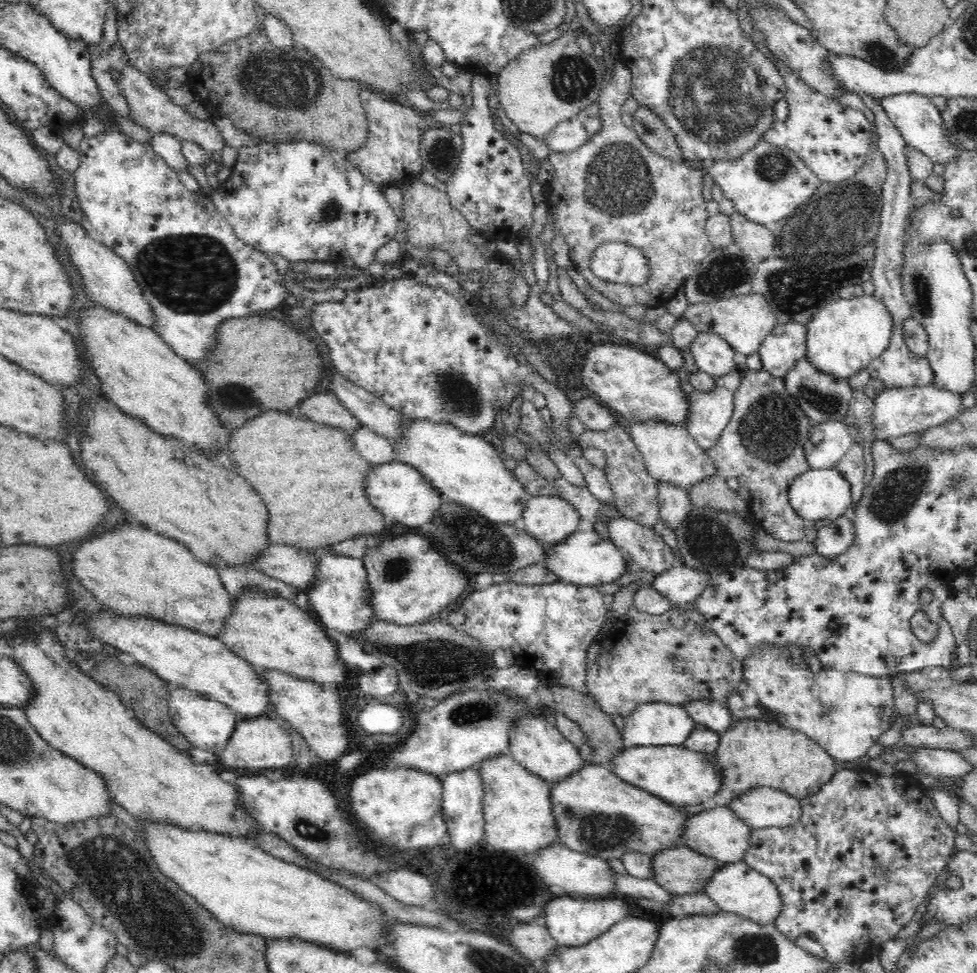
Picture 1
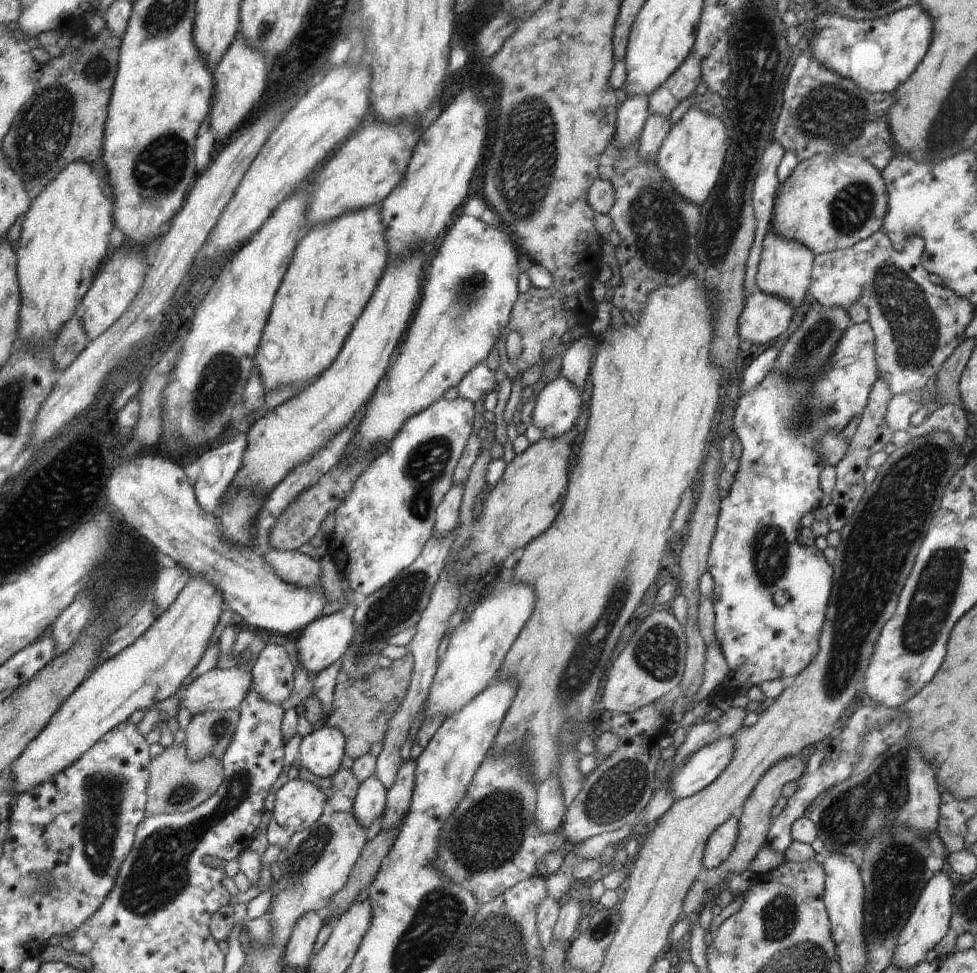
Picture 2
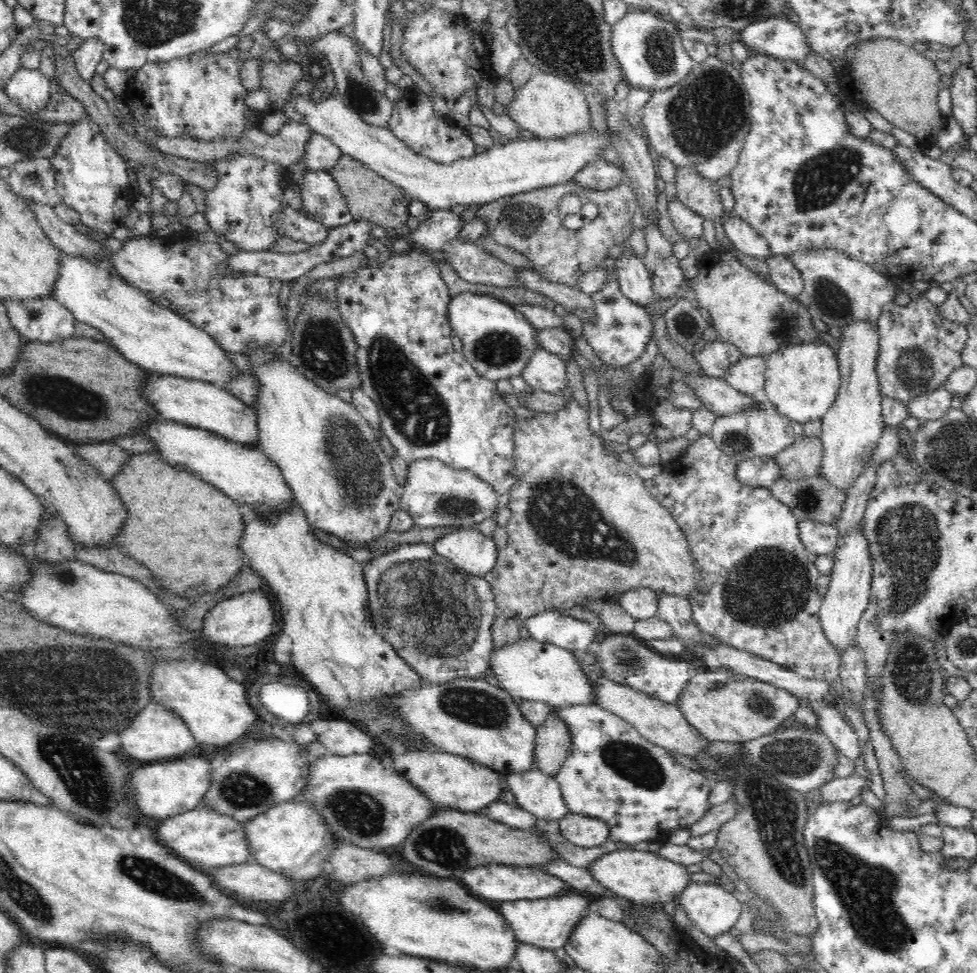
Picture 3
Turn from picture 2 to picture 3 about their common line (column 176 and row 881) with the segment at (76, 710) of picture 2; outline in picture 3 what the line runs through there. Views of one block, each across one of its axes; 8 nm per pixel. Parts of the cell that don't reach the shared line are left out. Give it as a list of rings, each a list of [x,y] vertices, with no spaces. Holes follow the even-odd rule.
[[[652,845],[646,851],[624,849],[604,853],[600,858],[596,858],[587,869],[597,882],[606,890],[614,893],[617,898],[638,905],[669,907],[674,900],[679,900],[681,892],[692,883],[690,876],[694,868],[686,868],[682,864],[658,856]]]

